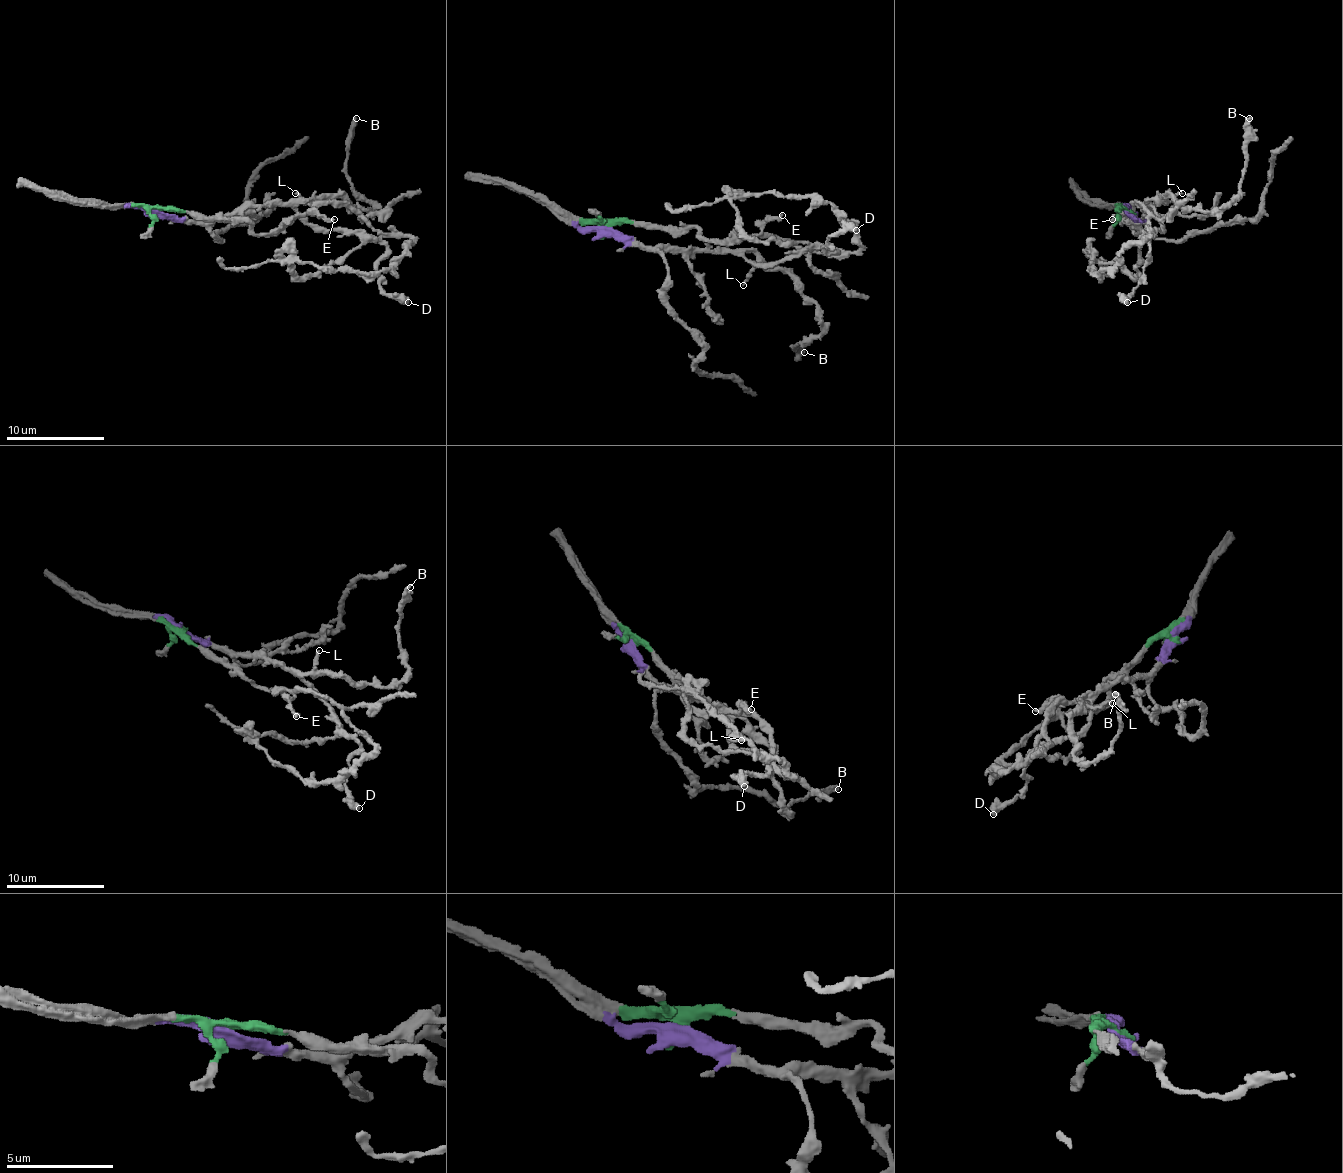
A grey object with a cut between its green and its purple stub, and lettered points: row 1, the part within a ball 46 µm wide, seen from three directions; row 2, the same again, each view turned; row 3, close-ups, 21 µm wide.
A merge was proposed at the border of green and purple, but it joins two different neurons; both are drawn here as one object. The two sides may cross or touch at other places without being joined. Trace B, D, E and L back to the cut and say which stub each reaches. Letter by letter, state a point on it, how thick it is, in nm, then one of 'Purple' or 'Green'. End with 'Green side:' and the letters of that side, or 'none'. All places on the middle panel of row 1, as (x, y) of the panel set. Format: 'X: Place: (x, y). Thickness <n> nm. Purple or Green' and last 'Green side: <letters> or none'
B: Place: (804, 352). Thickness 360 nm. Purple
D: Place: (856, 230). Thickness 550 nm. Purple
E: Place: (782, 215). Thickness 280 nm. Green
L: Place: (743, 285). Thickness 190 nm. Purple
Green side: E

